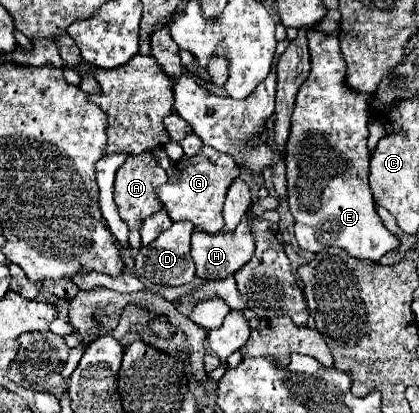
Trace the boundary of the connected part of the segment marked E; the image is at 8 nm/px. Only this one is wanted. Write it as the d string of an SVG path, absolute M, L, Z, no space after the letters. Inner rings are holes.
M307 28L307 38L309 38L309 52L311 52L311 72L307 76L307 80L303 82L303 86L299 88L297 92L297 100L295 100L295 110L293 110L293 116L291 116L291 134L289 134L289 140L287 140L287 146L285 146L285 164L287 164L287 192L289 192L289 210L295 218L295 238L299 242L299 246L303 250L309 250L309 252L321 252L323 248L327 246L337 246L337 248L343 248L347 250L351 256L357 256L357 258L369 258L369 260L379 260L383 254L387 254L389 250L393 250L399 240L383 226L377 210L375 210L375 204L373 204L373 198L371 198L371 190L369 190L369 148L367 148L367 122L369 122L369 94L365 92L353 92L347 84L345 84L345 58L341 56L341 46L339 46L339 40L337 40L337 34L333 36L325 36L323 32L317 32L315 28ZM319 114L327 114L327 122L319 120Z

